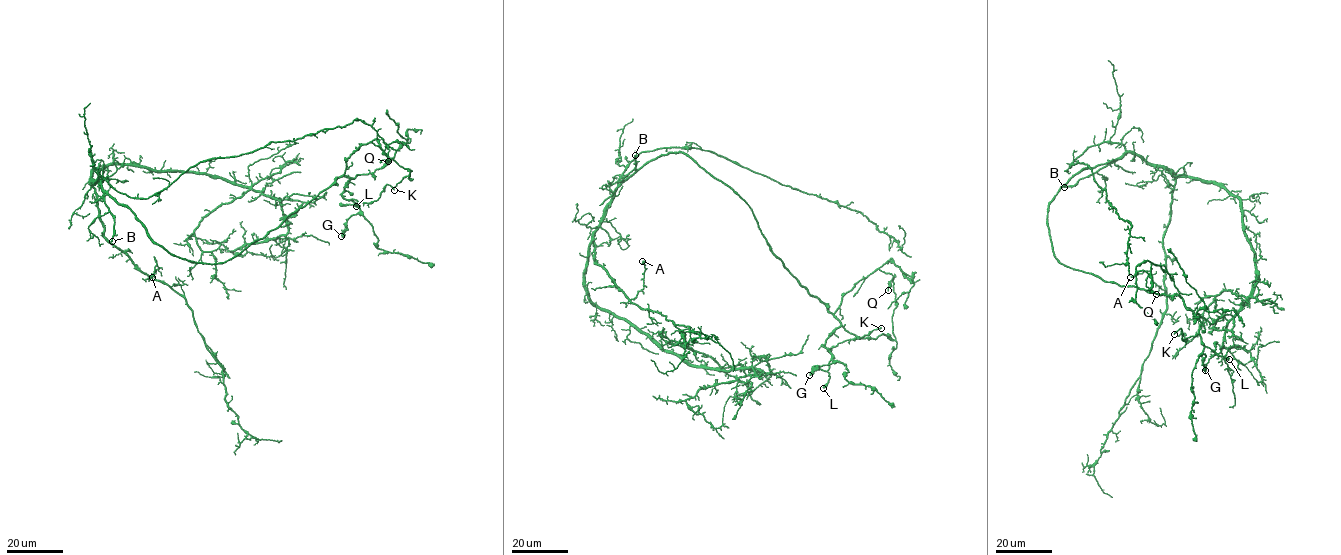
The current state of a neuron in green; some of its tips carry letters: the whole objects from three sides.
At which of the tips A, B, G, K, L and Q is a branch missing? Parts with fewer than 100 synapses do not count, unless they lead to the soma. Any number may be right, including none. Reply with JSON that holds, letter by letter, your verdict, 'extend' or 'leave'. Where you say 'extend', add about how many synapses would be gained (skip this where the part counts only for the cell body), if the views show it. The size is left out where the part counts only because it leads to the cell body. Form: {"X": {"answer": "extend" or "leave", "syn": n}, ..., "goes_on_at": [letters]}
{"A": {"answer": "leave"}, "B": {"answer": "extend", "syn": 150}, "G": {"answer": "leave"}, "K": {"answer": "leave"}, "L": {"answer": "leave"}, "Q": {"answer": "leave"}, "goes_on_at": ["B"]}

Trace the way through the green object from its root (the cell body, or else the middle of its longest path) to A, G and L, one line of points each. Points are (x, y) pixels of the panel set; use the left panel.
A: (104, 190), (100, 179), (91, 182), (104, 235), (150, 276), (160, 268), (156, 260), (152, 277)
G: (104, 190), (172, 254), (215, 264), (346, 176), (353, 178), (342, 196), (359, 211), (341, 236)
L: (104, 190), (172, 254), (210, 264), (236, 256), (335, 179), (353, 178), (342, 196), (356, 206)

